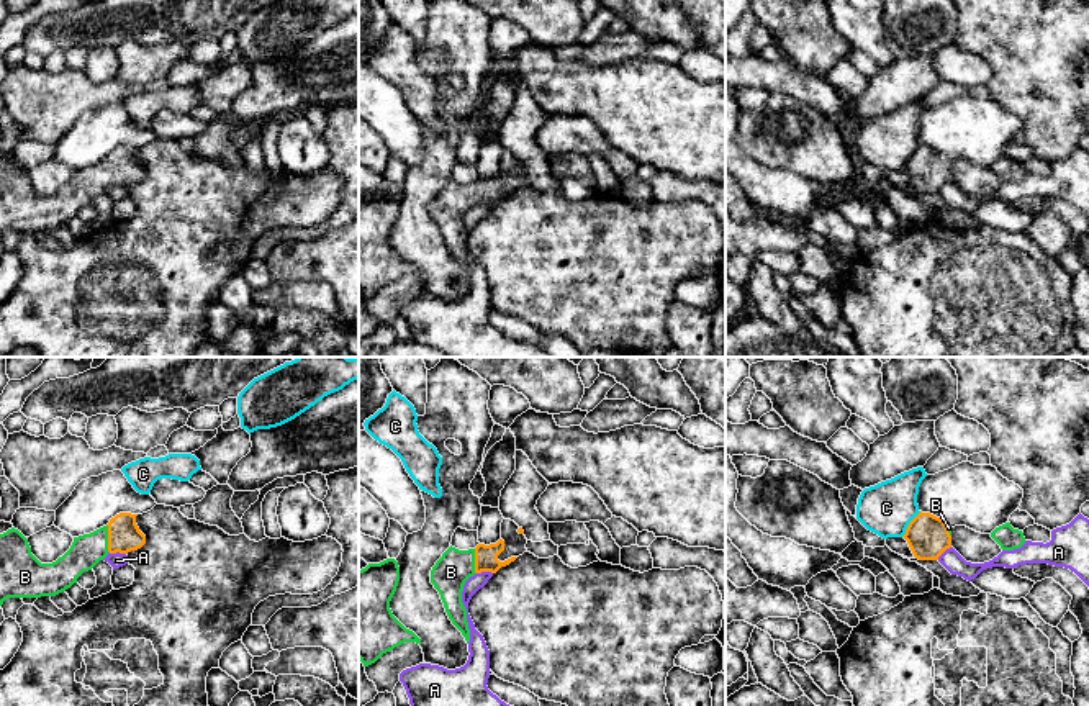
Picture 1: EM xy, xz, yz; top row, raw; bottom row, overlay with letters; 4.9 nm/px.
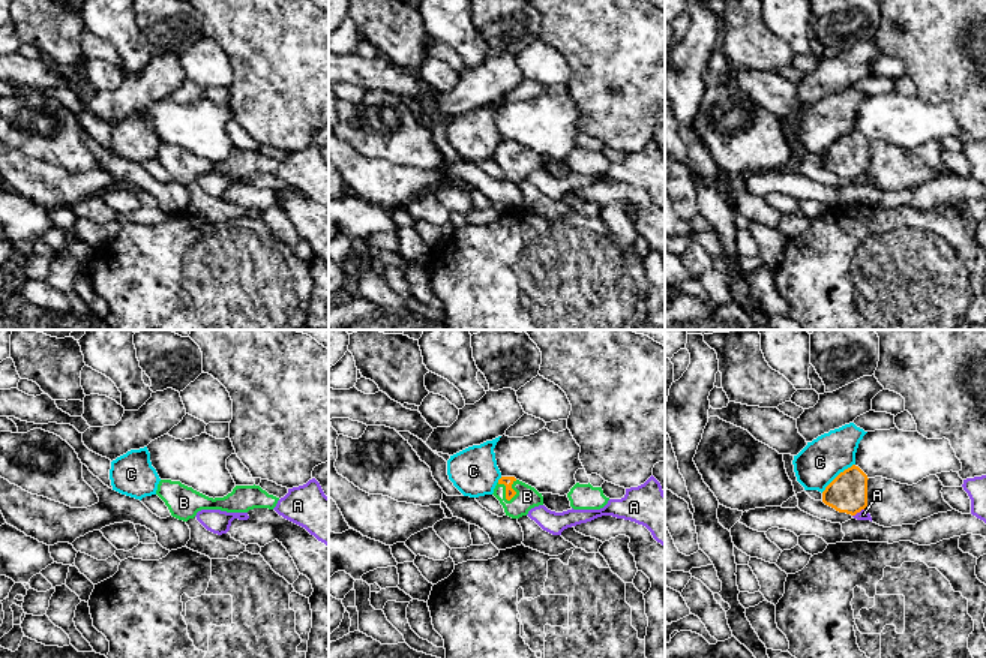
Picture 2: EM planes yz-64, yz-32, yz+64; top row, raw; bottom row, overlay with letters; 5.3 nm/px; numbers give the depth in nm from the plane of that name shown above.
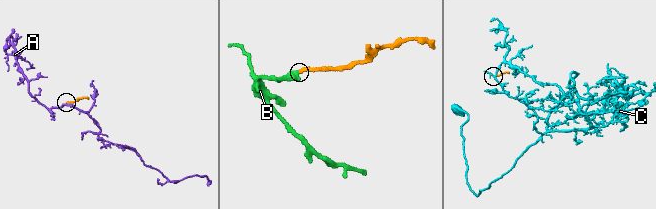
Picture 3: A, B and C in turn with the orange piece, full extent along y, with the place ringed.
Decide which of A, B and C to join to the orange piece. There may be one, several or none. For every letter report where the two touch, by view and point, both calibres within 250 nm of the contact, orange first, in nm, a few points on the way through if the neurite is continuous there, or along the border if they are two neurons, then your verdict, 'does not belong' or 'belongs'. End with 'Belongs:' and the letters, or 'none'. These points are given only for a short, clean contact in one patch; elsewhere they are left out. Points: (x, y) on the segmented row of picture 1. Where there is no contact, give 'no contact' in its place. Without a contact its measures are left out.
A: xy (117, 551) | 160/70 nm | along xy (108, 551), (125, 554) | does not belong
B: xy (108, 538) | 160/160 nm | across xy (123, 534), (108, 538), (87, 551) | belongs
C: yz (909, 524) | 200/260 nm | along yz (921, 511), (901, 536) | does not belong
Belongs: B

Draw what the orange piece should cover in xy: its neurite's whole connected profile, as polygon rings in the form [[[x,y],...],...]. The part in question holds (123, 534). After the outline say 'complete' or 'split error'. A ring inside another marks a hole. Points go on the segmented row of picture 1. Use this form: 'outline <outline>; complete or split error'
outline [[[120,513],[110,523],[90,534],[74,537],[70,549],[52,563],[41,563],[33,554],[28,539],[15,527],[0,534],[0,606],[8,598],[41,598],[56,596],[74,583],[84,573],[92,570],[108,554],[128,554],[146,544],[146,536],[136,524],[136,516]]]; split error

